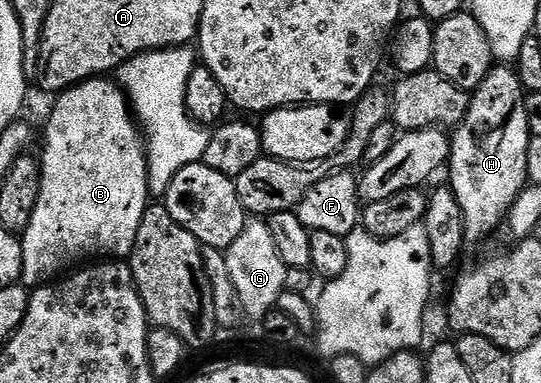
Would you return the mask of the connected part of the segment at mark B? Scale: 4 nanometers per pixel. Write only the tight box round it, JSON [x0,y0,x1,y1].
[20,77,151,289]

